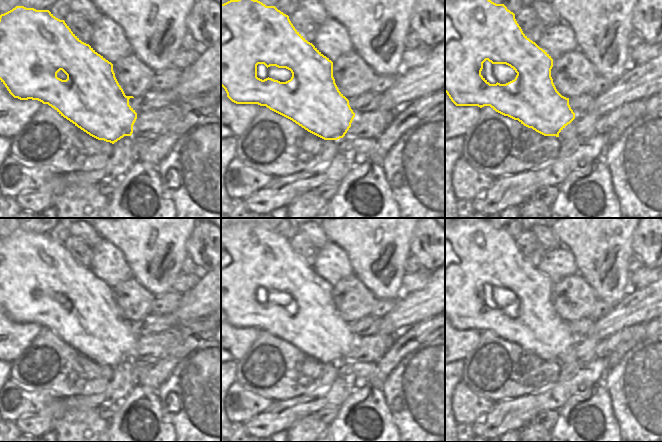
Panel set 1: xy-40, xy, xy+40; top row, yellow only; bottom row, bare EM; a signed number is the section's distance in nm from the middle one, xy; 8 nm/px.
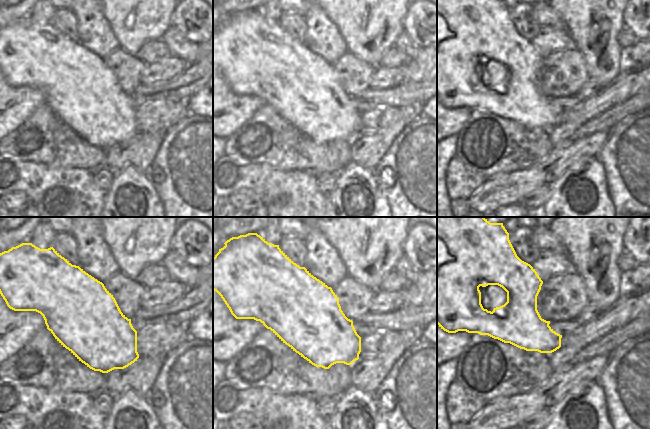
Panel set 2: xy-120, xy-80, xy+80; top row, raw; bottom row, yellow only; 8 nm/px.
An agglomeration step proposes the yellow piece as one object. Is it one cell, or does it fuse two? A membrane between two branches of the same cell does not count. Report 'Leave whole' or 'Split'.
Leave whole.

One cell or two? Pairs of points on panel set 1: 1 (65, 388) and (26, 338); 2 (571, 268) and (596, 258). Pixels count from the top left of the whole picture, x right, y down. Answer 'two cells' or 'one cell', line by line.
1: two cells
2: two cells

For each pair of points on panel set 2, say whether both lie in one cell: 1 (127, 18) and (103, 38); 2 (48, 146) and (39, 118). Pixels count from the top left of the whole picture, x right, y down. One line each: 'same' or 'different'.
1: different
2: same

